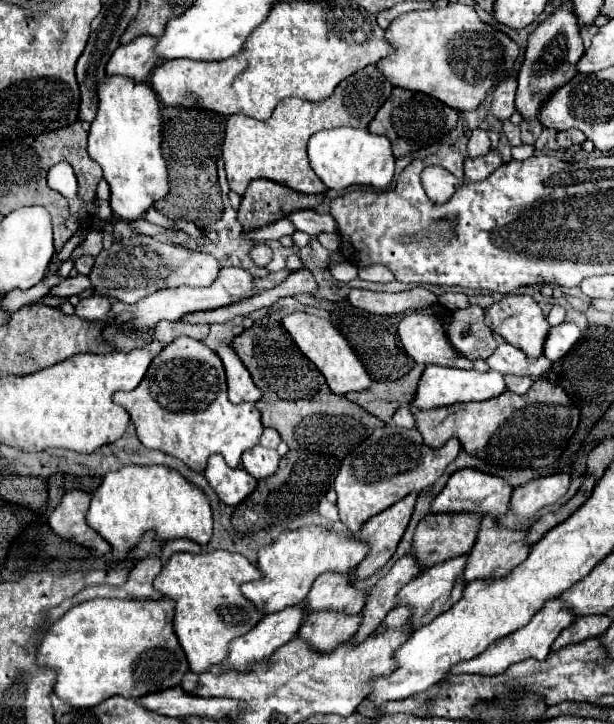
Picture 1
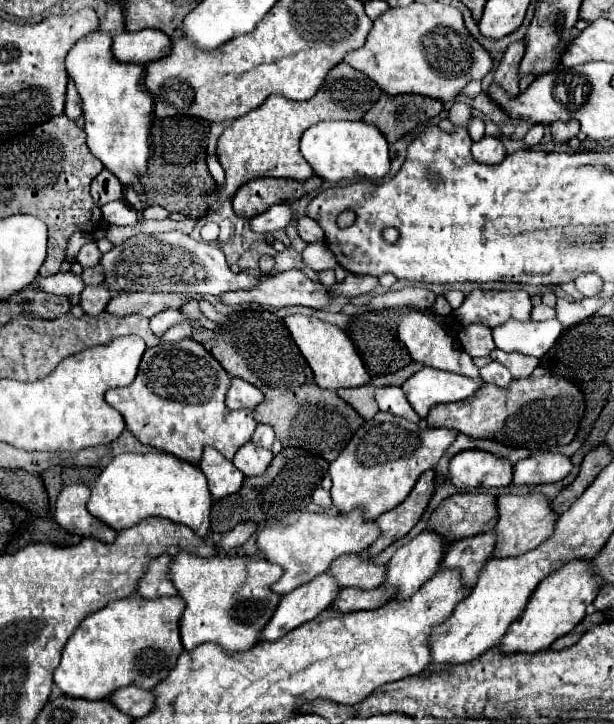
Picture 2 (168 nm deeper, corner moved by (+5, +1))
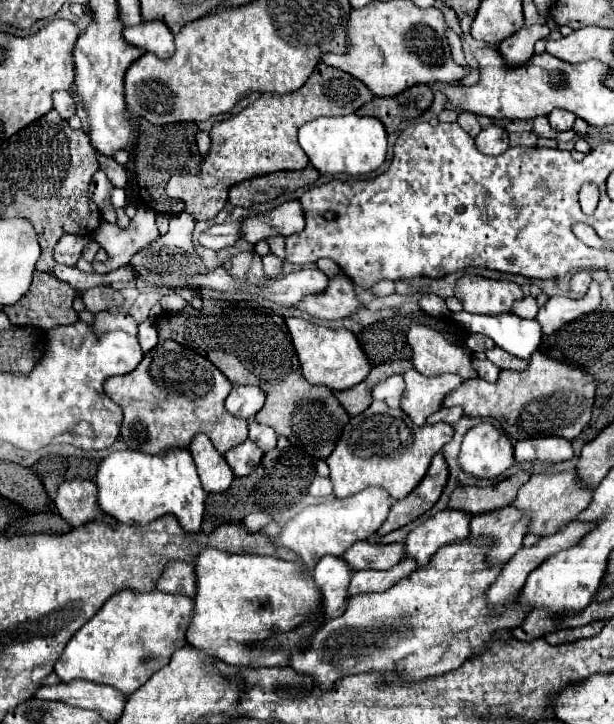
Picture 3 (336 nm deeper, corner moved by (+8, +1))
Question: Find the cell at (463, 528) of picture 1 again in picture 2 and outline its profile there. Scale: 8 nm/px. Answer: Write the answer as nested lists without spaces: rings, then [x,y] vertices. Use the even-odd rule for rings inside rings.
[[[454,493],[444,499],[432,513],[428,529],[438,531],[448,541],[472,537],[484,531],[492,531],[498,521],[496,497],[488,493]]]

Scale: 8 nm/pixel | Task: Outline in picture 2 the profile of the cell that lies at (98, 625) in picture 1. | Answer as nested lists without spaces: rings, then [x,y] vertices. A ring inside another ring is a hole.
[[[132,597],[132,599],[110,601],[104,609],[88,615],[74,631],[74,635],[68,639],[62,651],[62,663],[54,671],[54,683],[62,689],[64,695],[80,697],[80,699],[106,699],[114,689],[126,685],[152,689],[172,671],[178,655],[184,651],[180,641],[180,631],[178,631],[178,623],[184,609],[186,605],[182,597],[162,597],[162,599]]]

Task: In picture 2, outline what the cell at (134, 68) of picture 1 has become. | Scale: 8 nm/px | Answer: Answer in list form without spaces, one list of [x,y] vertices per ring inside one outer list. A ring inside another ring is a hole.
[[[142,29],[136,33],[122,31],[114,37],[114,57],[120,63],[150,63],[168,57],[172,51],[172,39],[158,29]]]

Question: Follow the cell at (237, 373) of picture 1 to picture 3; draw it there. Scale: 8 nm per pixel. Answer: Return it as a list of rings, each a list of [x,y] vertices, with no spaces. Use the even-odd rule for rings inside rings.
[[[237,385],[231,389],[225,399],[225,409],[241,419],[253,419],[255,413],[263,407],[265,393],[253,385]]]

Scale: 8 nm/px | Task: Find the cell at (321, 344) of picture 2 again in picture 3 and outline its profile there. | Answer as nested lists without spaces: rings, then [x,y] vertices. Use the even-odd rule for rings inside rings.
[[[301,317],[287,319],[287,327],[289,327],[291,339],[293,339],[299,363],[301,363],[303,377],[309,383],[325,385],[333,391],[337,391],[337,389],[341,391],[341,389],[355,387],[357,383],[361,383],[369,375],[369,371],[371,371],[369,361],[367,361],[365,353],[361,351],[359,343],[357,343],[357,337],[351,331],[347,331],[347,329],[327,329],[327,327],[309,323]]]

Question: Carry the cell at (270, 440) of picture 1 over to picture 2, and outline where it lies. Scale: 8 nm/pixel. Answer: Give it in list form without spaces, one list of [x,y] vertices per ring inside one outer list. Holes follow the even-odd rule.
[[[258,425],[252,435],[252,443],[260,445],[264,449],[270,449],[274,443],[274,429],[270,425]]]

